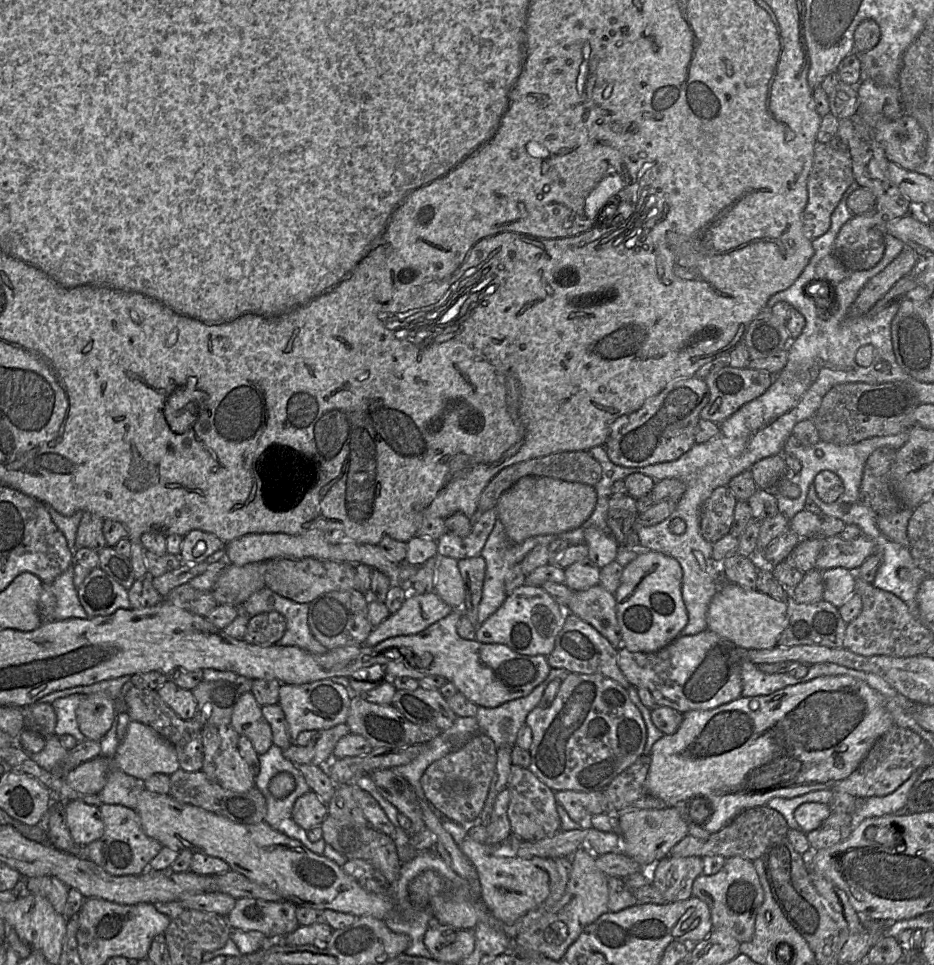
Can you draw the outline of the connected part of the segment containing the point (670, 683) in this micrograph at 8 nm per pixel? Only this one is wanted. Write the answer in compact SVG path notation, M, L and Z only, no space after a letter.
M709 629L695 635L678 636L656 652L631 652L623 646L618 650L617 663L626 679L635 687L647 688L657 706L671 707L684 714L692 710L711 710L741 696L742 675L738 649L734 643Z

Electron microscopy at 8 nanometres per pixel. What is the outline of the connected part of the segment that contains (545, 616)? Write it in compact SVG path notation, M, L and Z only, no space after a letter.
M524 584L507 595L501 606L483 623L477 625L476 640L504 644L522 655L547 657L555 647L556 637L566 619L566 610L542 587Z

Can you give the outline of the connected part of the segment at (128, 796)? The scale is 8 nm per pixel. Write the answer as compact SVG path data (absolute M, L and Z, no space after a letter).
M112 768L102 790L97 794L105 804L123 805L135 809L137 796L144 788L144 781L136 779L118 768Z

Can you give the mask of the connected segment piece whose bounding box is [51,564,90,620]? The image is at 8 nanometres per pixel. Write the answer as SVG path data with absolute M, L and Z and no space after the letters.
M74 564L54 580L51 589L56 598L53 620L90 618L80 604L77 588L74 585Z

